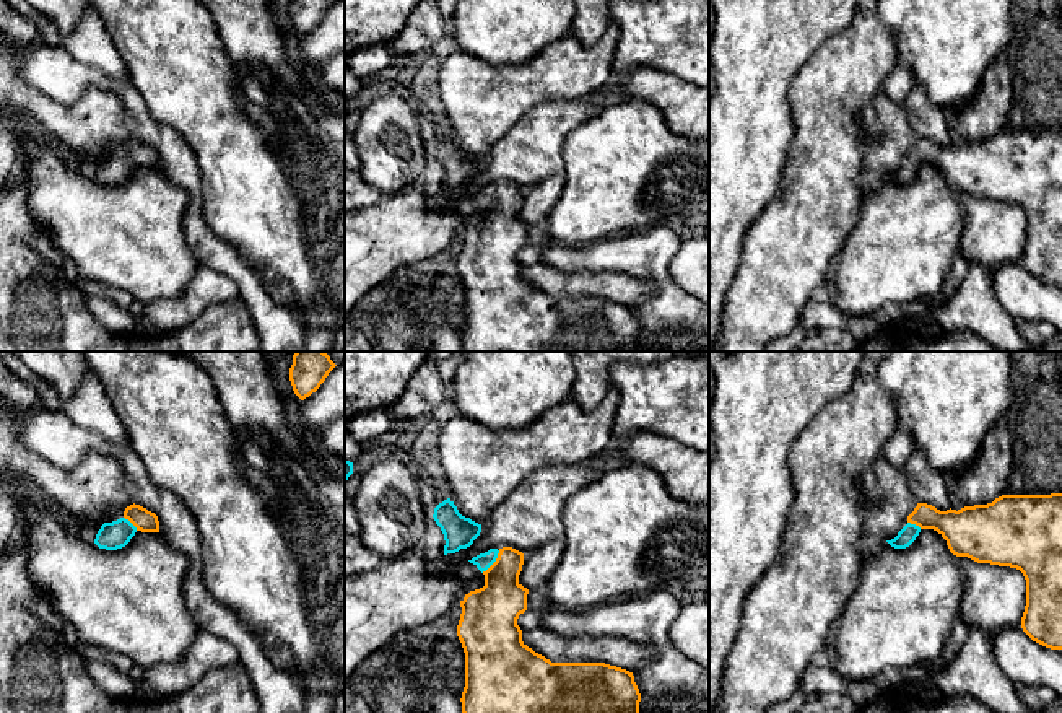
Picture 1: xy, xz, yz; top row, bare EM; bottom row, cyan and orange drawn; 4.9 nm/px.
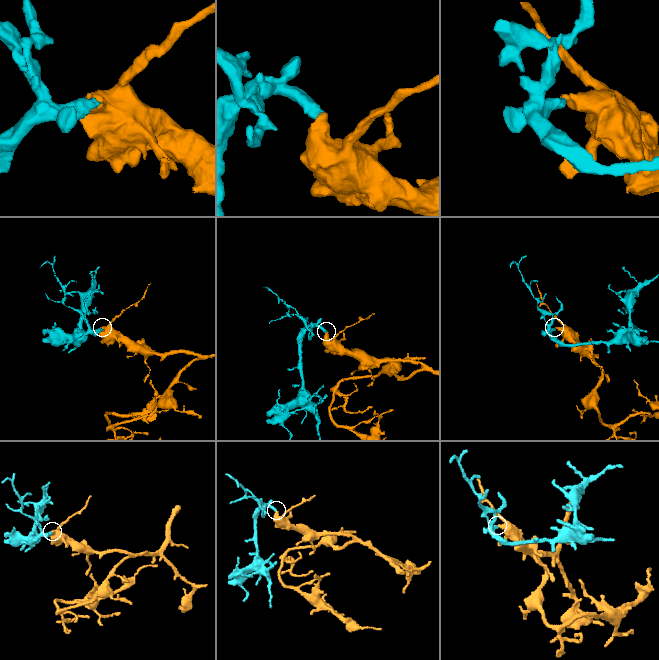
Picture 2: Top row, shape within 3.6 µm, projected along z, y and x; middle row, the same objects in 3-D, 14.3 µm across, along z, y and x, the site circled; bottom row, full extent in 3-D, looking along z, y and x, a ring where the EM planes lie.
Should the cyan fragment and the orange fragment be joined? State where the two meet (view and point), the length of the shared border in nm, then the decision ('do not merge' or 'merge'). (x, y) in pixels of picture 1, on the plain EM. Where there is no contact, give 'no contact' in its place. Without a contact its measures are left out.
contact xz (493, 197); length 140 nm; merge

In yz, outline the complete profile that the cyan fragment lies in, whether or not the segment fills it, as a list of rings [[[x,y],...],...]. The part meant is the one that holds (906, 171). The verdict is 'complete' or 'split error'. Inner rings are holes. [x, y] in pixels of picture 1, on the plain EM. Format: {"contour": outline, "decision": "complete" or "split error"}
{"contour": [[[1062,129],[1002,130],[992,138],[958,147],[940,147],[932,140],[917,138],[907,151],[907,160],[886,177],[894,184],[906,184],[922,164],[937,166],[956,192],[1020,205],[1026,215],[1023,267],[1046,283],[1062,285]]], "decision": "split error"}

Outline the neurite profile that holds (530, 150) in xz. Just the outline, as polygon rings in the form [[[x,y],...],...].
[[[625,72],[612,73],[603,86],[602,106],[594,106],[589,94],[533,106],[494,143],[470,182],[447,189],[434,195],[434,200],[444,207],[447,197],[468,197],[490,184],[512,182],[524,189],[548,176],[563,174],[566,137],[582,122],[592,119],[603,106],[625,101],[623,81]]]

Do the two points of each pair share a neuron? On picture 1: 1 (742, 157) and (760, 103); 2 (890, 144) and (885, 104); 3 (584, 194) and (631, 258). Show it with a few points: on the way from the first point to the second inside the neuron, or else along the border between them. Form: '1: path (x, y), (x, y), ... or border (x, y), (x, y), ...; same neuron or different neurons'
1: path (742, 144), (748, 116); same neuron
2: path (890, 134), (888, 114); same neuron
3: border (610, 235), (589, 243), (573, 244); different neurons

